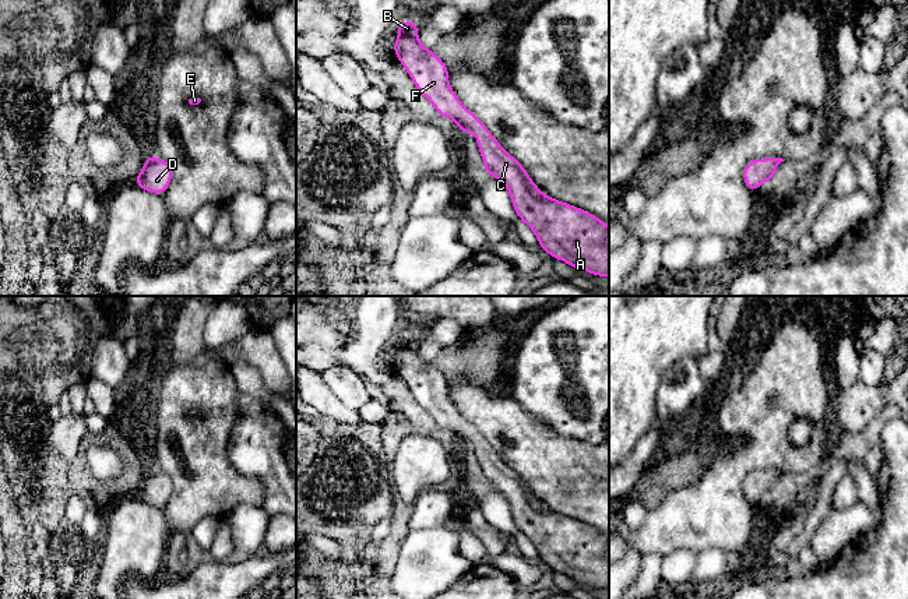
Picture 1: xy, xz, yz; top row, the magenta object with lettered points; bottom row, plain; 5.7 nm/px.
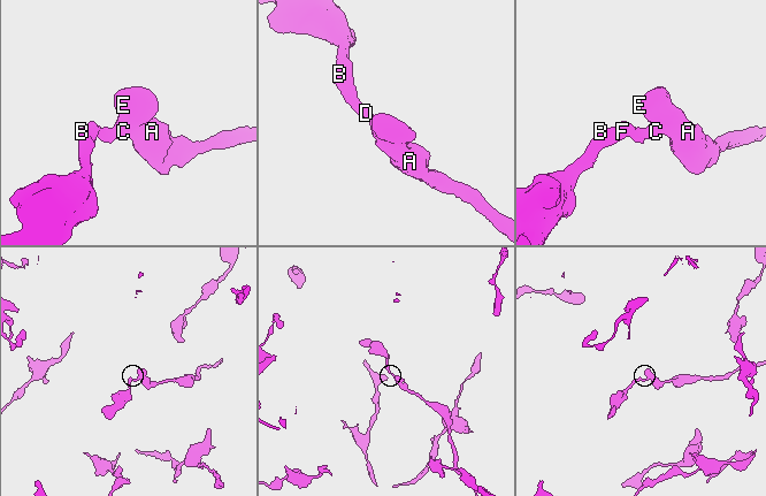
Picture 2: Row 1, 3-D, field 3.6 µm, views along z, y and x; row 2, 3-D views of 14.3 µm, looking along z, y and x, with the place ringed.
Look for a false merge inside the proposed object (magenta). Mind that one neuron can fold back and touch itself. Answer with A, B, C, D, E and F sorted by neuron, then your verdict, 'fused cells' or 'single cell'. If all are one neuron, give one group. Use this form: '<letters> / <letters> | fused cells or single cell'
A B C D E F | single cell

